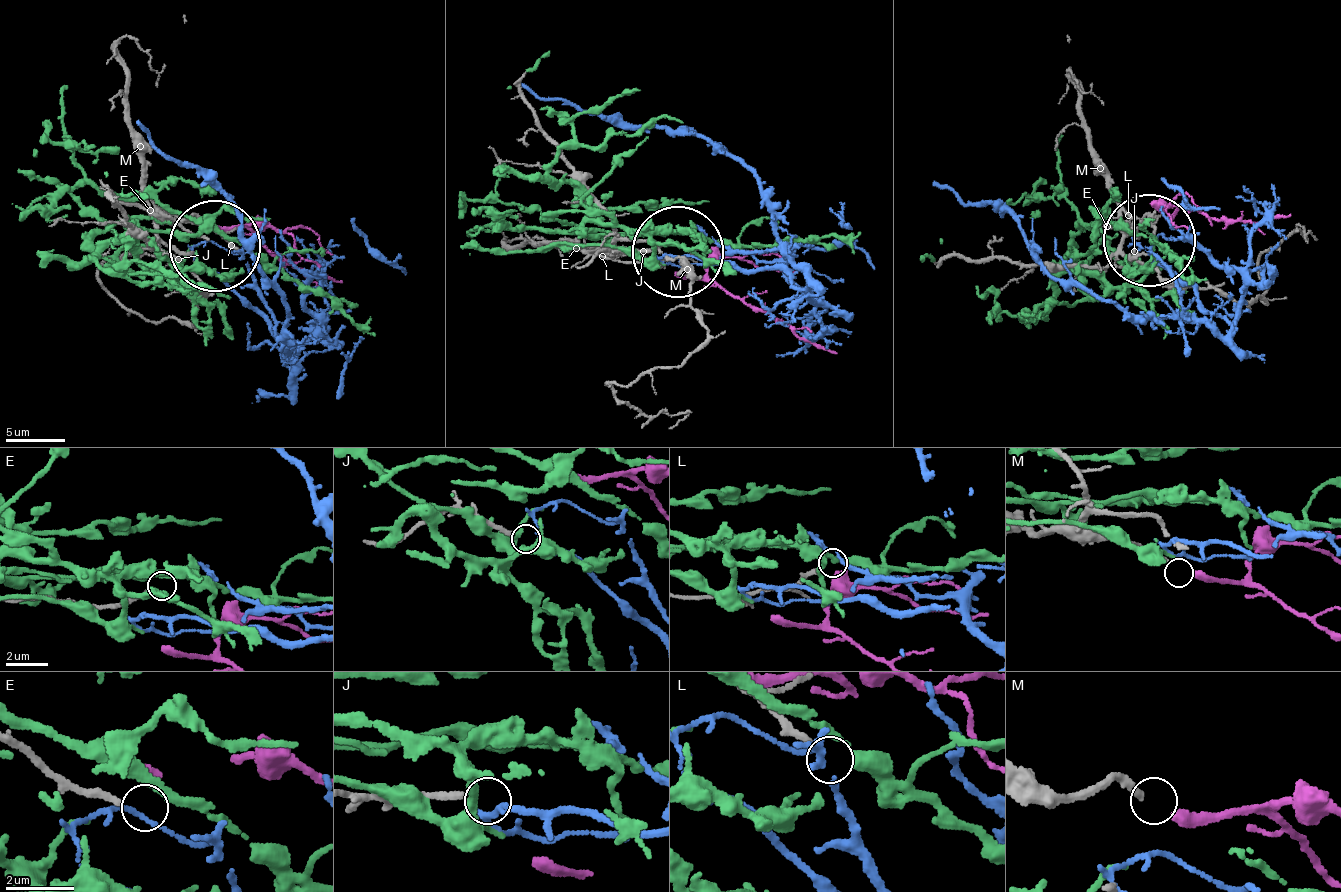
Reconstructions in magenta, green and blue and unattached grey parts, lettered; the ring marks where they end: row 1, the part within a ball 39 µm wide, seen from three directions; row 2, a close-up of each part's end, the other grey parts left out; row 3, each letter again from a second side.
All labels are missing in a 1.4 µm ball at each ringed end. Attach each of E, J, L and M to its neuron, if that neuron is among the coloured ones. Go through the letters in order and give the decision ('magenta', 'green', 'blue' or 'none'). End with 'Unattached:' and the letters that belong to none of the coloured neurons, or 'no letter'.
E: none
J: blue
L: none
M: magenta
Unattached: E, L

